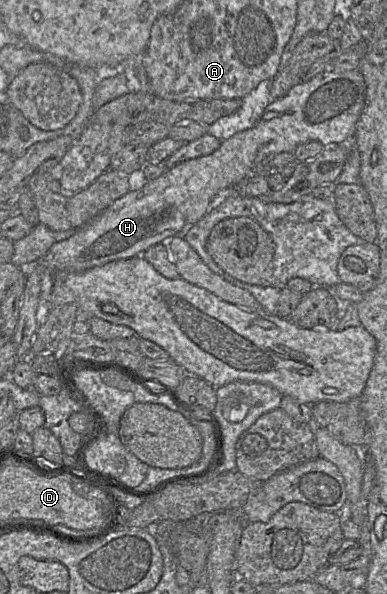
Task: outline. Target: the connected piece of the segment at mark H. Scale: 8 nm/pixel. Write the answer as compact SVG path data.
M358 69L352 71L345 71L341 73L327 70L323 73L316 75L313 79L311 79L308 82L301 82L300 84L294 86L288 92L287 95L277 100L274 100L270 105L268 105L264 110L261 119L254 127L238 132L229 139L222 141L220 147L212 154L201 156L195 159L187 160L185 162L176 164L173 167L167 168L167 170L160 177L158 177L155 180L149 181L148 183L143 185L142 188L138 190L130 190L124 196L117 199L108 208L102 211L98 216L96 216L82 228L78 229L73 236L71 236L66 240L53 244L40 262L43 262L44 265L53 272L59 272L59 271L83 272L90 268L101 266L111 261L116 261L119 259L127 259L138 255L142 255L149 247L158 243L164 243L164 244L168 243L168 241L174 236L179 236L184 238L188 230L192 226L194 226L194 224L196 224L201 218L203 218L206 215L206 213L211 209L211 207L220 198L222 198L224 195L227 195L236 184L244 180L247 176L251 174L270 175L273 172L279 172L276 170L272 170L272 166L270 166L271 159L268 157L275 156L277 154L284 152L293 152L298 145L309 141L318 141L322 143L325 147L351 144L355 134L357 122L360 118L360 115L365 105L365 94L366 94L366 83L363 74Z

